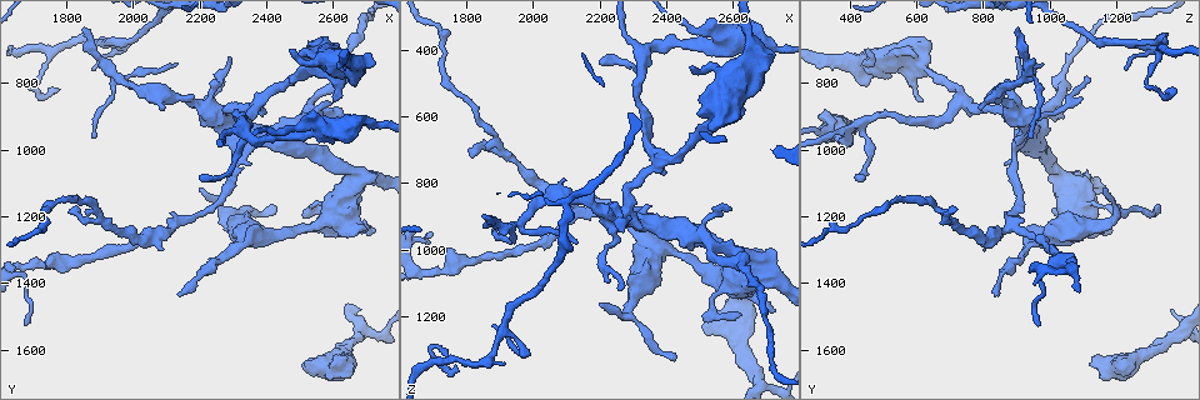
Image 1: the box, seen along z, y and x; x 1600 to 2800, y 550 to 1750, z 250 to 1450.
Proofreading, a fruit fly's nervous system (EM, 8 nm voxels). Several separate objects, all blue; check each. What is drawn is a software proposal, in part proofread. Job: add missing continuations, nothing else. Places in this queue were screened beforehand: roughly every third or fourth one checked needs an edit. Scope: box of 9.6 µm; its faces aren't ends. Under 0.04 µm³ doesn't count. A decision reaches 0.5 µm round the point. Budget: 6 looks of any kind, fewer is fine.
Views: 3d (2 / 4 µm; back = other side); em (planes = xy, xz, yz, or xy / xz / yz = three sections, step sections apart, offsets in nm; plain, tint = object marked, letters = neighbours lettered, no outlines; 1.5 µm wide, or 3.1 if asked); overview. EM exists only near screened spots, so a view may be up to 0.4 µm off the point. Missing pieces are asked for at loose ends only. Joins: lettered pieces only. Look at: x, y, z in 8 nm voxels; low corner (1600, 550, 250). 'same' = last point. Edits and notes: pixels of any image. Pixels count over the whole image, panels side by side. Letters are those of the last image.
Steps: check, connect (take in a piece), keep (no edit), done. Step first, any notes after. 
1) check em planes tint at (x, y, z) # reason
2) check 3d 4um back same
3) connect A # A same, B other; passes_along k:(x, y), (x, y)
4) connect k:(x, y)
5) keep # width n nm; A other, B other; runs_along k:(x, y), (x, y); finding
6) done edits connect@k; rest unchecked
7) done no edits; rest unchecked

check 3d 4um at (2500, 1650, 1240) # stops while still wide

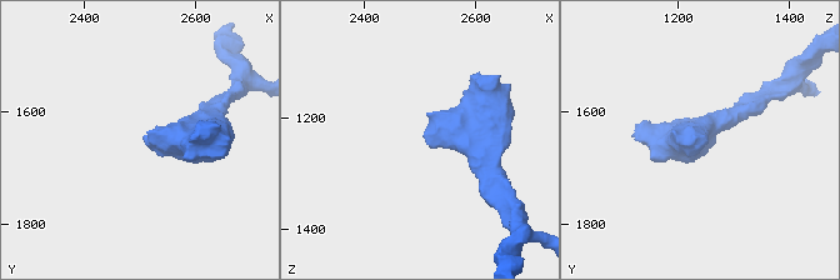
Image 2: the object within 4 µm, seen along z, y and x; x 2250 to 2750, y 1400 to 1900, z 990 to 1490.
check em planes letters at (2515, 1650, 1240) # now the EM

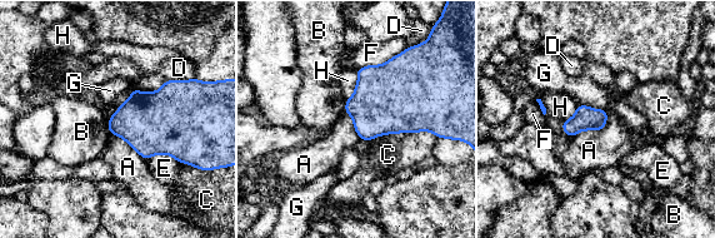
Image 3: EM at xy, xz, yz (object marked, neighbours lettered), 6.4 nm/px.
keep # longest_contact C 460 nm; A other, B other, C other, D other, E other, F other, G other, H other; no lettered piece goes on from it

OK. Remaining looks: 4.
check em xy step 4 tint at (2730, 1070, 1020) # an open end

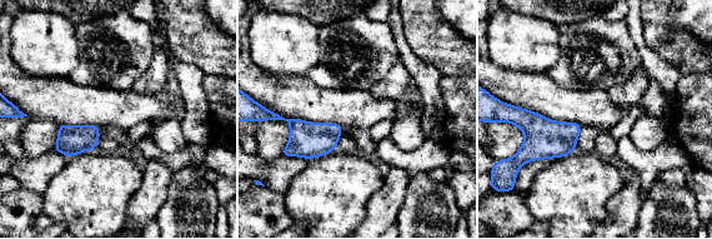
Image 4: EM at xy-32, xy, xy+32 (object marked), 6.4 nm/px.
check em xz step 4 letters same

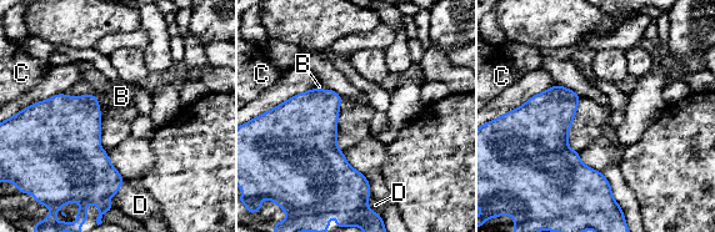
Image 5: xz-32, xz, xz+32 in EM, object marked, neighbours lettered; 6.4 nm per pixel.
keep # B other, C other, D other; border 5:(63, 94), (94, 95), (101, 114); none of them fits

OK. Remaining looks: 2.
check em planes letters at (1840, 640, 910) # branch stops here

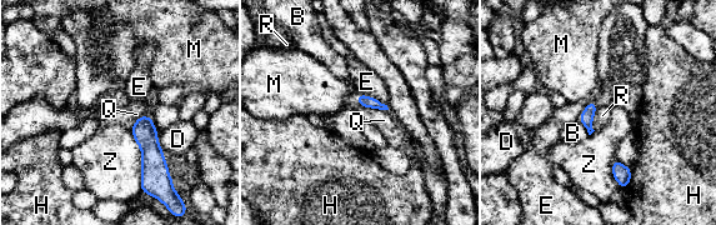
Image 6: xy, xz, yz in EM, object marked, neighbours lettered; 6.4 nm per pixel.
keep # B other, D other, E other, H other, M other, Q other, R other, Z other; border 6:(597, 108), (592, 119), (594, 130); none of them fits

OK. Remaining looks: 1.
done no edits; rest unchecked

